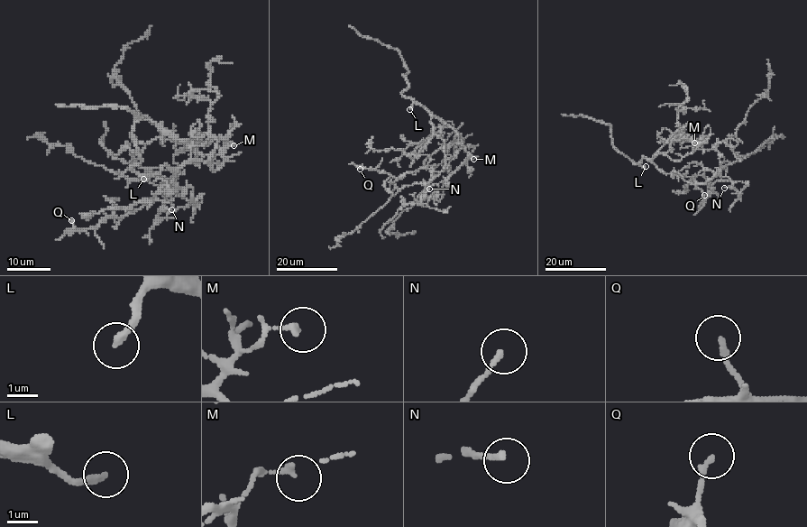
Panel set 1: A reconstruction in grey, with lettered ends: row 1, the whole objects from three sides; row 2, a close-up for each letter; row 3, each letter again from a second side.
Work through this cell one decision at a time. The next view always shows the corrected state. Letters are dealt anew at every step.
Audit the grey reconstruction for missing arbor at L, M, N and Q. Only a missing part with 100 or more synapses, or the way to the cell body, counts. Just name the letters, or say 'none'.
L

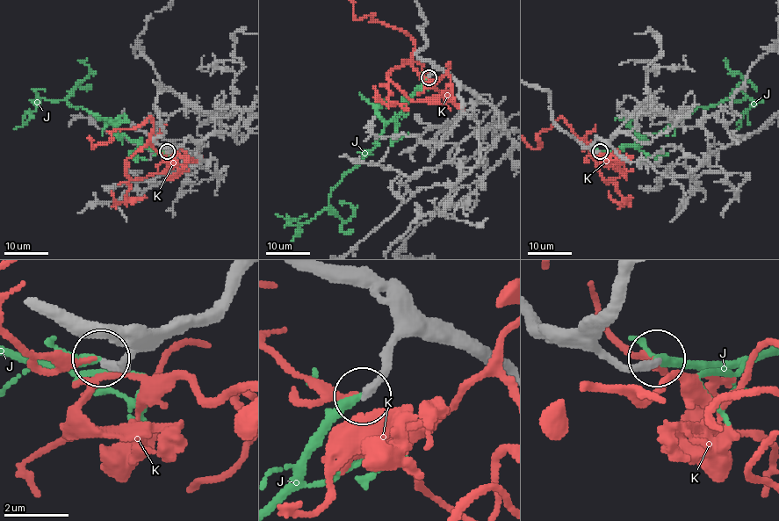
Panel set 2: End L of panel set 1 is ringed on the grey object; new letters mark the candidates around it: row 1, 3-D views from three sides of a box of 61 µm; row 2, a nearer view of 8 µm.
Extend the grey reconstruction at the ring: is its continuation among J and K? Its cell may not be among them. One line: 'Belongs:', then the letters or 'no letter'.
Belongs: J

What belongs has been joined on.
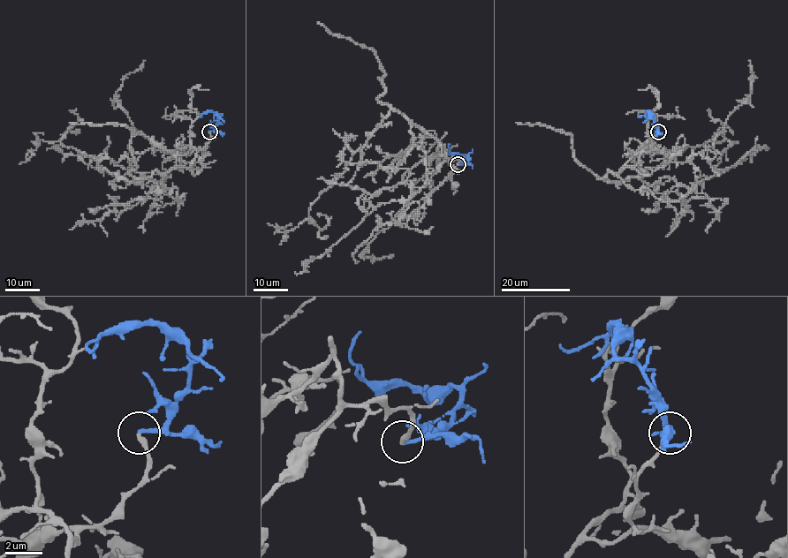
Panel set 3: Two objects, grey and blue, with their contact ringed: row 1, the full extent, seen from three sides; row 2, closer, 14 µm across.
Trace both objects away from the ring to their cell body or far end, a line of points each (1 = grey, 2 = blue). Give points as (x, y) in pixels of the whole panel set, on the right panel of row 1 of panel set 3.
1: (658, 131), (651, 148), (618, 173), (631, 187), (647, 189), (664, 201), (682, 199), (699, 181), (766, 149)
2: (658, 131), (647, 111), (639, 115)

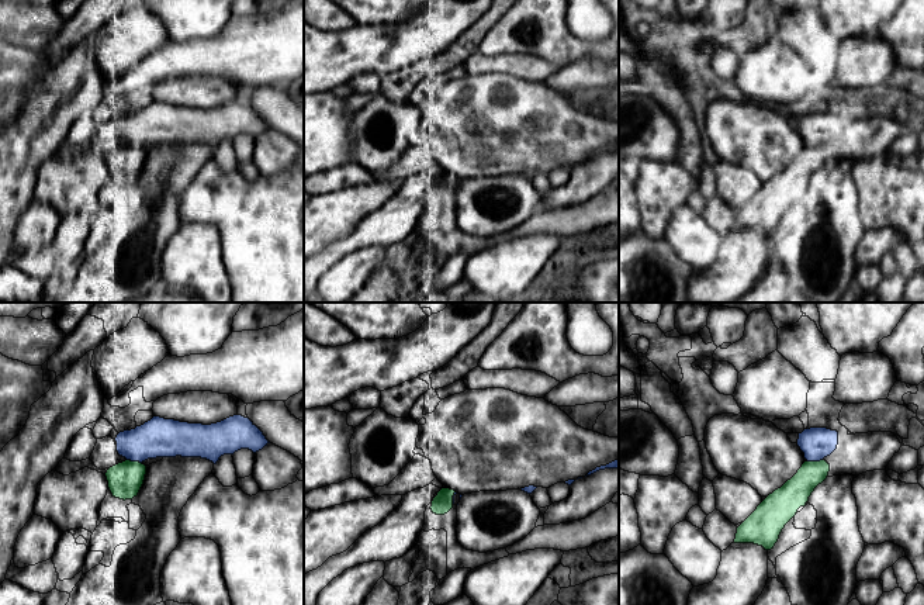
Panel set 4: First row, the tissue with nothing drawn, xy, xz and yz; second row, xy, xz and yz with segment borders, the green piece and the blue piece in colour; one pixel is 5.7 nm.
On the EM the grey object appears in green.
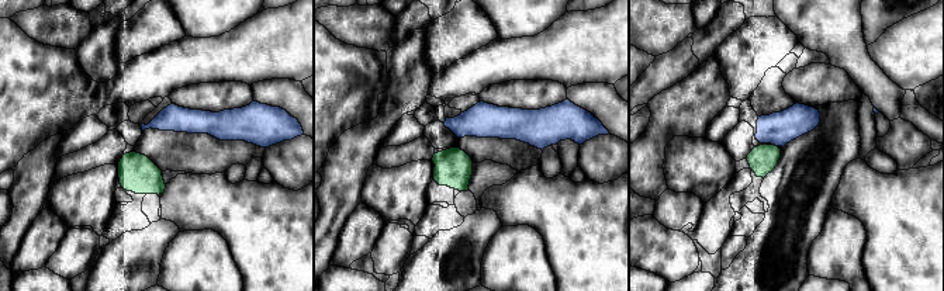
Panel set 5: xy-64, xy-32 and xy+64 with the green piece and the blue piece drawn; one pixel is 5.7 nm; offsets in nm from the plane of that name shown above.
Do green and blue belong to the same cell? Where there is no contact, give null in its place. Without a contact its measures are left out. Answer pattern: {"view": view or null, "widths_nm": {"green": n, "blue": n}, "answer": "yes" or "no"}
{"view": "xy", "widths_nm": {"green": 200, "blue": 220}, "answer": "no"}

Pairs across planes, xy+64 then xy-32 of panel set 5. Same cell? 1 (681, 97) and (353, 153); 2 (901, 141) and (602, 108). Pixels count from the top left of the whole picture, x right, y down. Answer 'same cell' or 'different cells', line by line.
1: same cell
2: different cells

